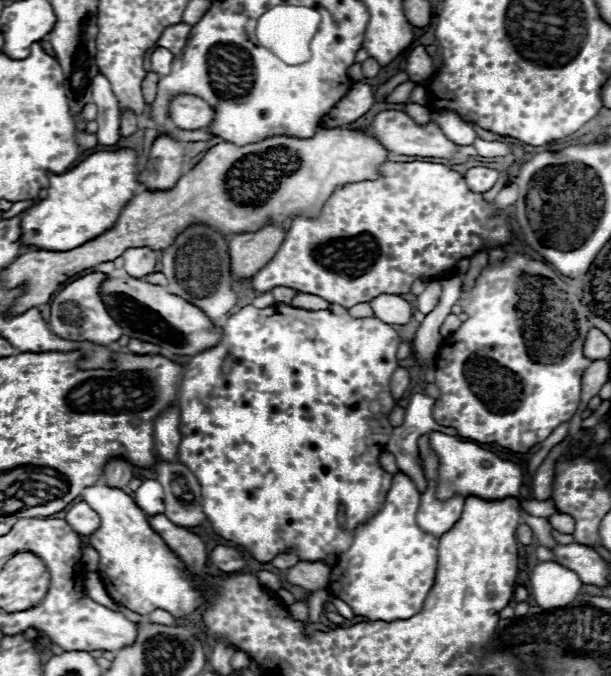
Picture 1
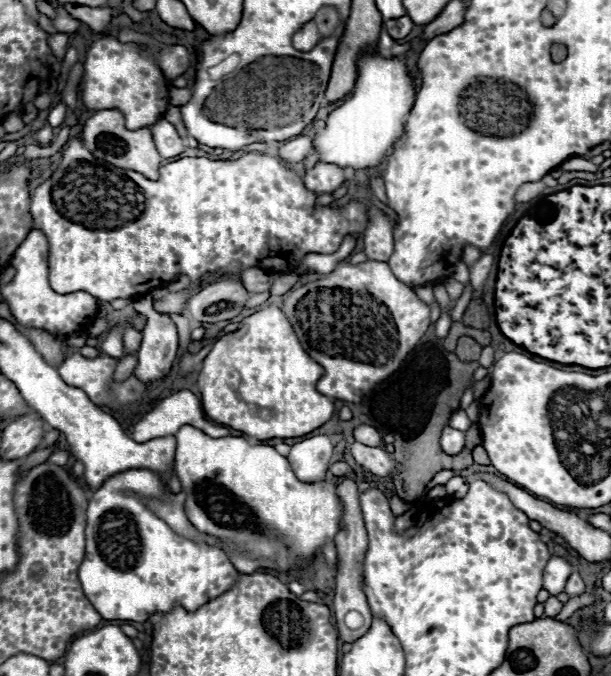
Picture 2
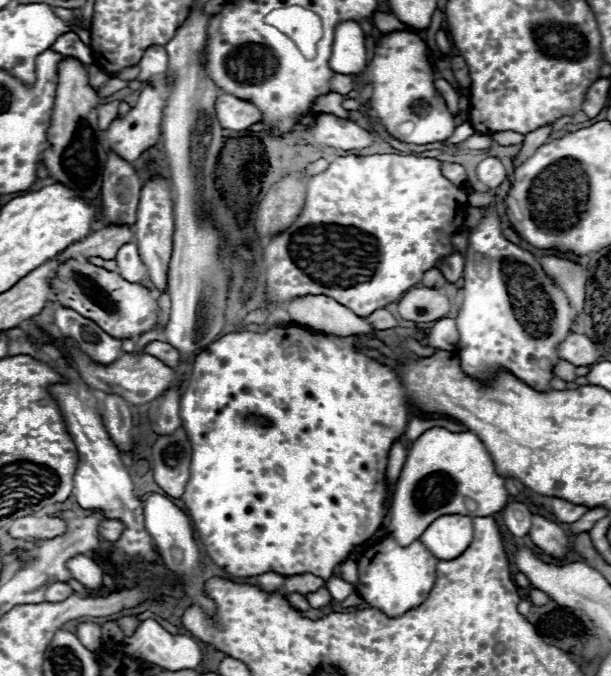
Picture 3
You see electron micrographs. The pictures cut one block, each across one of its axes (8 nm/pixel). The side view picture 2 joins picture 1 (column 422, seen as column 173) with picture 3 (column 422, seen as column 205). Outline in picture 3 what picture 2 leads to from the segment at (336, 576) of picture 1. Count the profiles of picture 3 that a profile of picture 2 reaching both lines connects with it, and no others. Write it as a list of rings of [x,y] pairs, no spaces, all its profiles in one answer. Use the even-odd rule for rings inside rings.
[[[392,536],[376,540],[370,548],[362,552],[362,556],[356,560],[358,564],[358,584],[356,592],[358,596],[370,606],[380,612],[384,612],[390,618],[402,616],[414,606],[420,606],[436,582],[436,564],[438,558],[432,556],[432,552],[418,540],[410,546],[398,546]]]

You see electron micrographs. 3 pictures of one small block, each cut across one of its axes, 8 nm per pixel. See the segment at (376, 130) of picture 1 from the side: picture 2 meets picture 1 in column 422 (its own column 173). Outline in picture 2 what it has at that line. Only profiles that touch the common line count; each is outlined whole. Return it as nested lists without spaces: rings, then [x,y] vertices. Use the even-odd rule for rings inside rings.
[[[162,118],[160,122],[152,124],[150,132],[154,136],[154,144],[156,144],[162,158],[172,158],[172,156],[178,156],[180,152],[184,152],[186,146],[184,146],[182,138],[178,136],[174,124],[170,124],[168,120]]]

